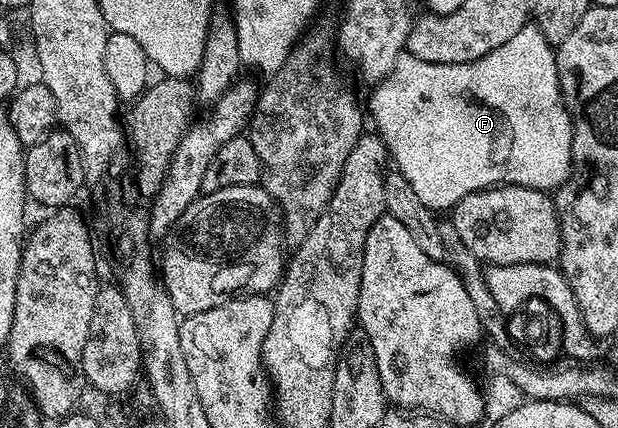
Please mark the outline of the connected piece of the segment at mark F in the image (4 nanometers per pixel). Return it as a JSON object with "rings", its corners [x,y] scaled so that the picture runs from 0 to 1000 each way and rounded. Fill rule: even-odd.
{"rings":[[[854,54],[843,63],[843,72],[837,72],[837,82],[830,82],[830,91],[824,91],[824,100],[811,100],[811,110],[804,110],[798,119],[791,119],[791,129],[785,129],[778,138],[770,143],[761,143],[759,147],[749,150],[691,150],[686,143],[675,138],[668,126],[657,119],[647,124],[646,136],[639,154],[633,159],[633,173],[628,180],[621,180],[618,189],[612,192],[605,201],[607,208],[600,217],[600,264],[597,255],[597,273],[607,280],[612,318],[620,322],[620,332],[626,336],[626,353],[631,374],[639,376],[638,393],[644,402],[650,404],[652,416],[662,428],[662,437],[668,437],[672,449],[670,460],[678,467],[678,477],[693,493],[706,493],[704,488],[718,488],[718,493],[728,493],[736,486],[736,477],[746,465],[752,465],[752,456],[759,456],[765,446],[773,442],[793,442],[798,432],[848,432],[858,442],[877,442],[880,446],[896,446],[924,411],[927,402],[927,388],[924,383],[924,273],[917,266],[917,250],[911,243],[911,215],[905,208],[905,178],[901,175],[901,147],[898,145],[898,114],[885,98],[882,82],[864,54]]]}

